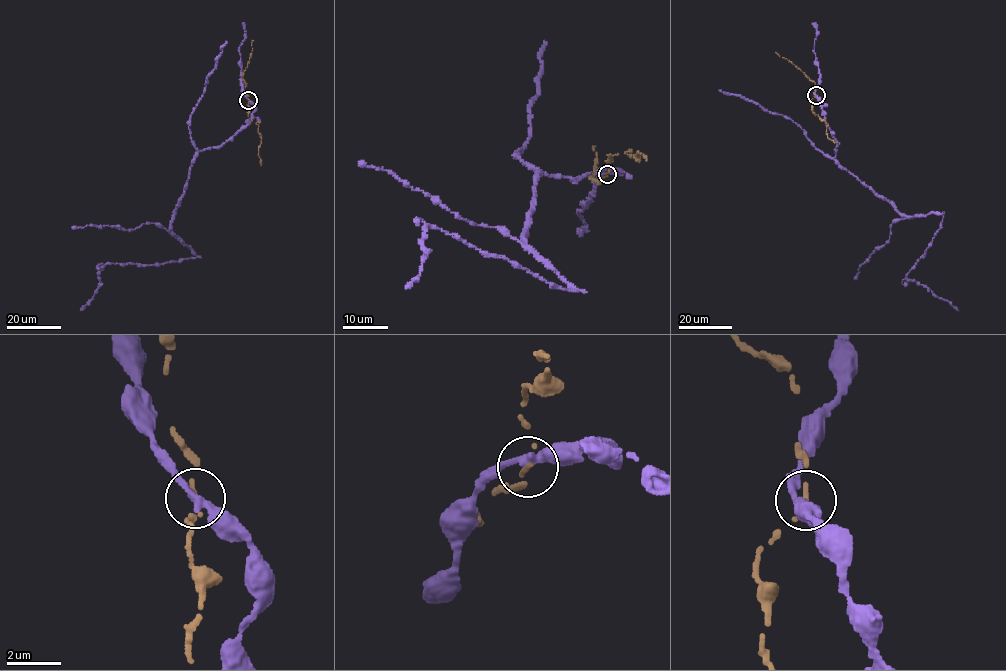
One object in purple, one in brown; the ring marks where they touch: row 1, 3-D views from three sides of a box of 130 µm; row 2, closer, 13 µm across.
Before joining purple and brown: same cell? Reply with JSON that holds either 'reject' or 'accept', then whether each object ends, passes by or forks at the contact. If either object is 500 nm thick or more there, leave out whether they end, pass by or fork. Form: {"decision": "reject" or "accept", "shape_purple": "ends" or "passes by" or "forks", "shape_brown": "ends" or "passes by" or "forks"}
{"decision": "reject", "shape_purple": "passes by", "shape_brown": "ends"}

